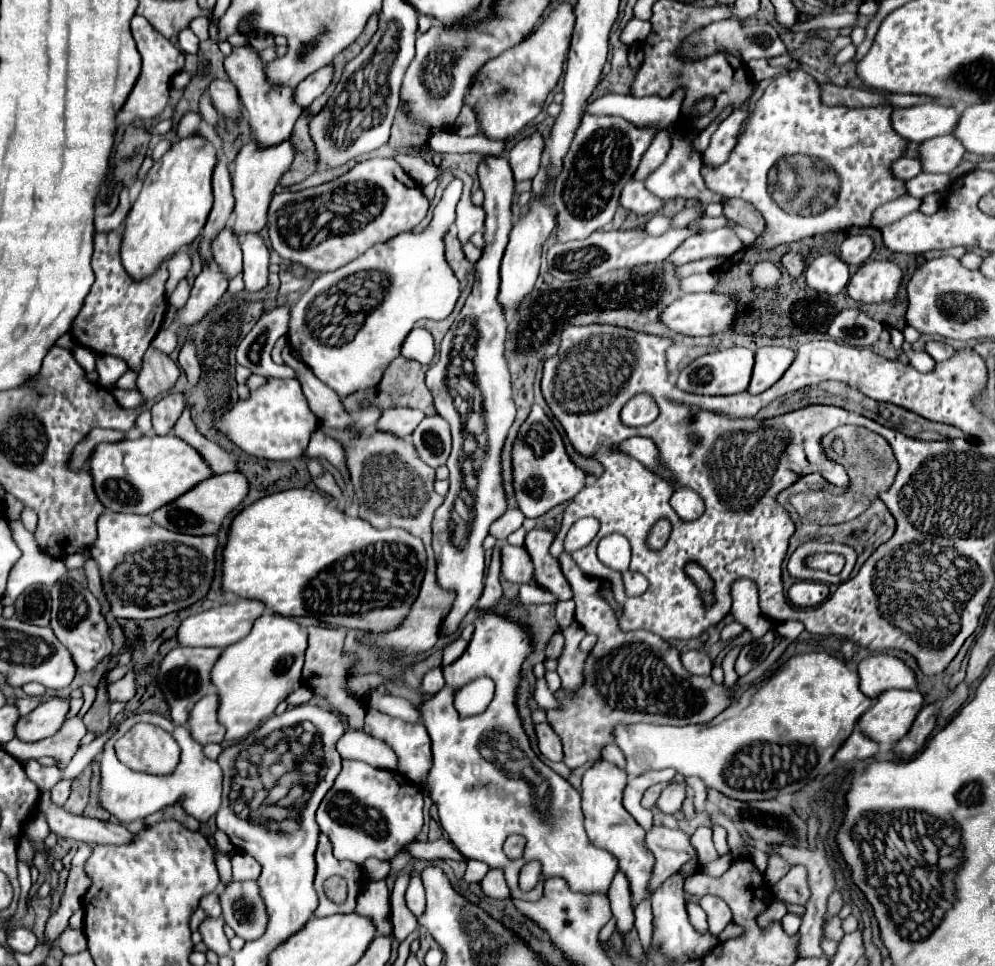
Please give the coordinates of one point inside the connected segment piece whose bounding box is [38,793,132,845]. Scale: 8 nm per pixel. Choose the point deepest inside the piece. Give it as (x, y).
(72, 827)

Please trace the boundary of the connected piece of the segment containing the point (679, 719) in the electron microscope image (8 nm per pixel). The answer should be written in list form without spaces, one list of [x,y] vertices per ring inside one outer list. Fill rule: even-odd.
[[[592,517],[578,519],[564,541],[566,553],[560,557],[562,571],[572,585],[574,601],[576,601],[576,621],[584,627],[586,633],[594,633],[598,637],[596,647],[584,665],[584,685],[576,693],[576,697],[566,697],[560,689],[556,699],[562,703],[562,709],[548,711],[548,723],[562,739],[564,747],[564,763],[570,769],[582,767],[586,761],[600,759],[600,749],[608,743],[614,743],[612,727],[618,723],[660,723],[660,725],[696,725],[708,723],[716,715],[720,715],[734,697],[734,691],[754,683],[760,679],[776,659],[782,655],[782,645],[776,647],[770,657],[758,665],[748,675],[740,677],[734,687],[716,685],[710,677],[698,677],[688,673],[680,663],[680,653],[662,637],[650,631],[622,631],[618,627],[618,617],[602,597],[600,579],[588,577],[574,563],[570,553],[574,549],[590,543],[598,533],[598,521]]]

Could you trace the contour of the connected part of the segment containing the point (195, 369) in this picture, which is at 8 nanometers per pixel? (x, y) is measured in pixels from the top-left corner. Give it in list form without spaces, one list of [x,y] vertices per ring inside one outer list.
[[[186,343],[182,349],[180,349],[180,359],[178,359],[180,367],[184,369],[186,377],[188,377],[188,383],[192,387],[198,385],[198,379],[200,379],[200,363],[196,359],[196,349],[194,349],[194,343]]]

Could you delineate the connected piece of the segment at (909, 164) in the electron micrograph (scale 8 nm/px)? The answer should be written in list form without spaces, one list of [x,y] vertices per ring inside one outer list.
[[[900,157],[898,161],[892,163],[892,173],[904,181],[916,177],[922,173],[922,165],[920,159],[910,159],[910,157]]]

